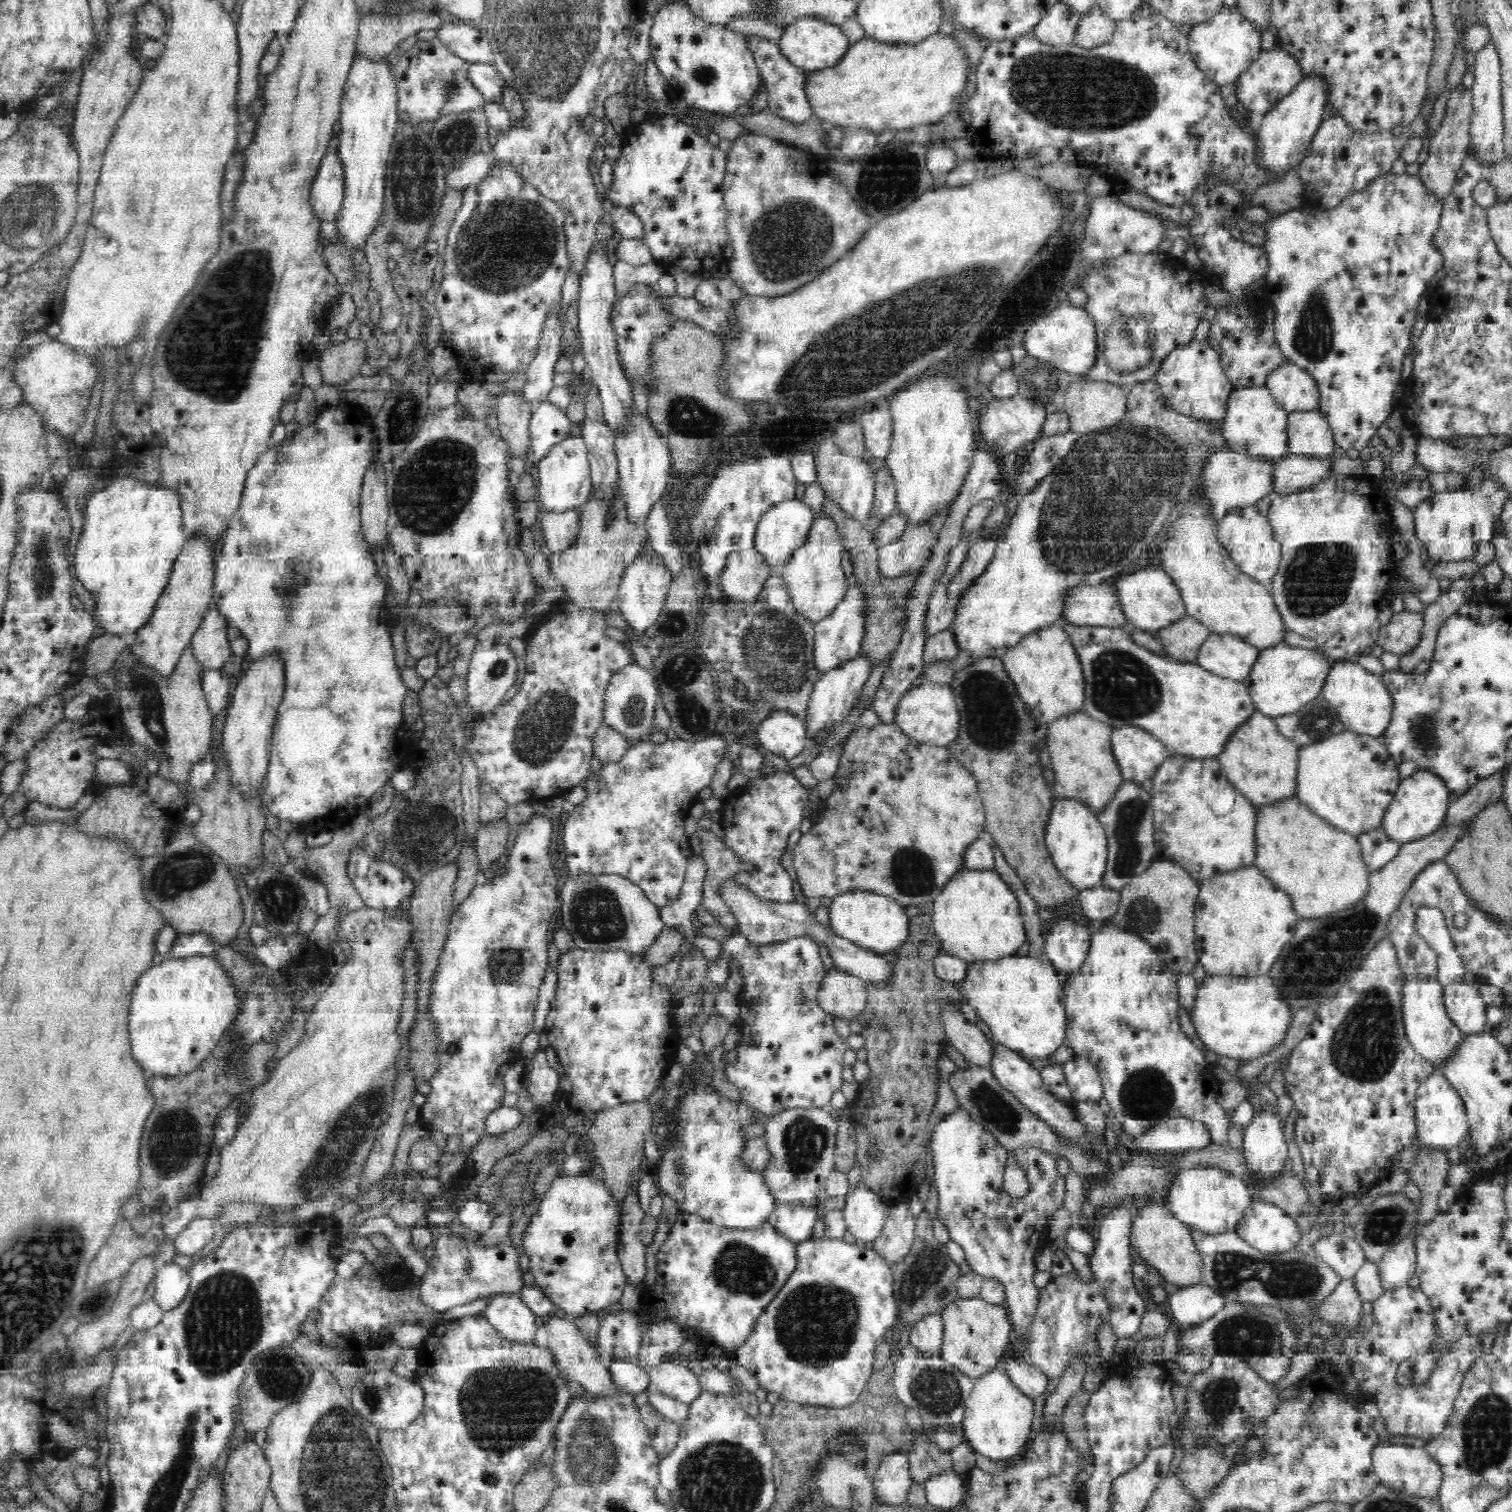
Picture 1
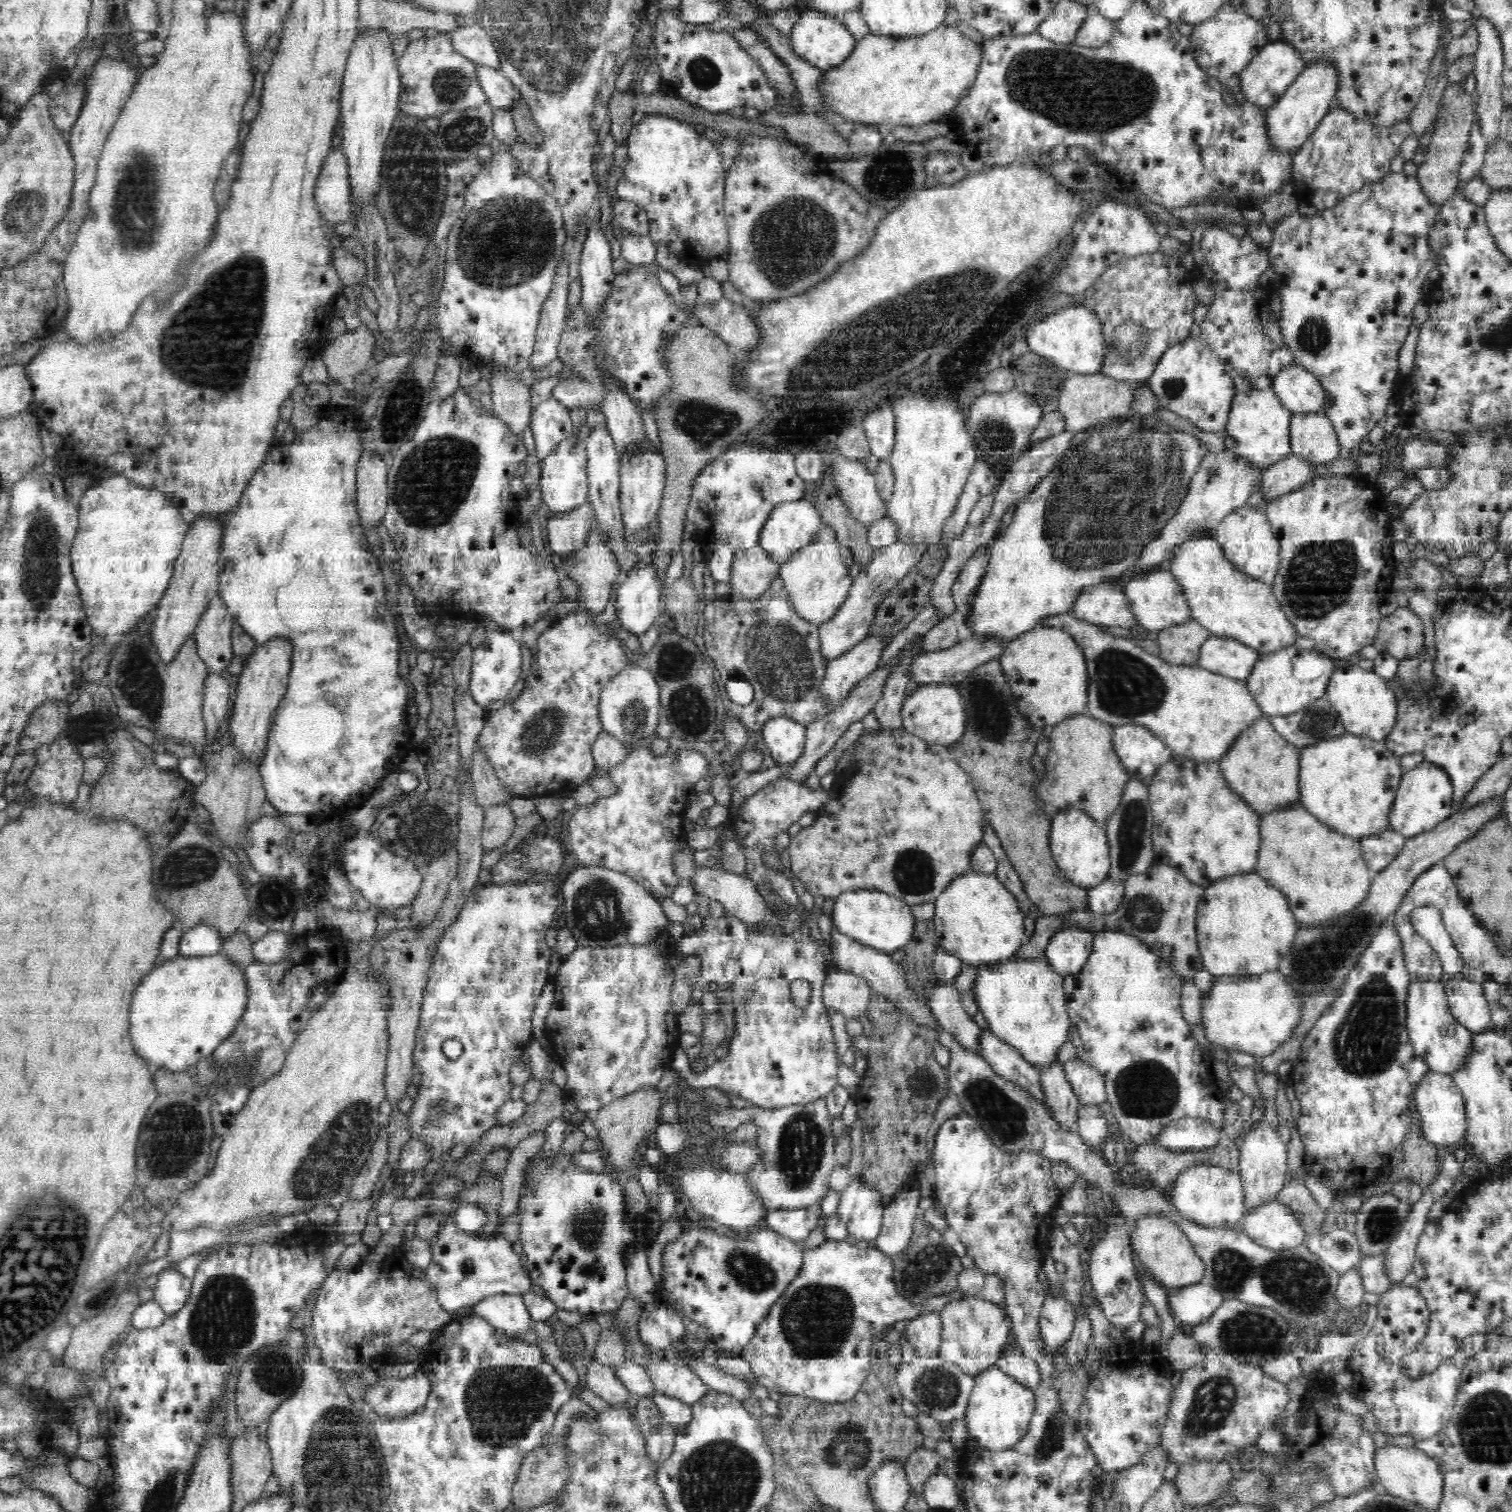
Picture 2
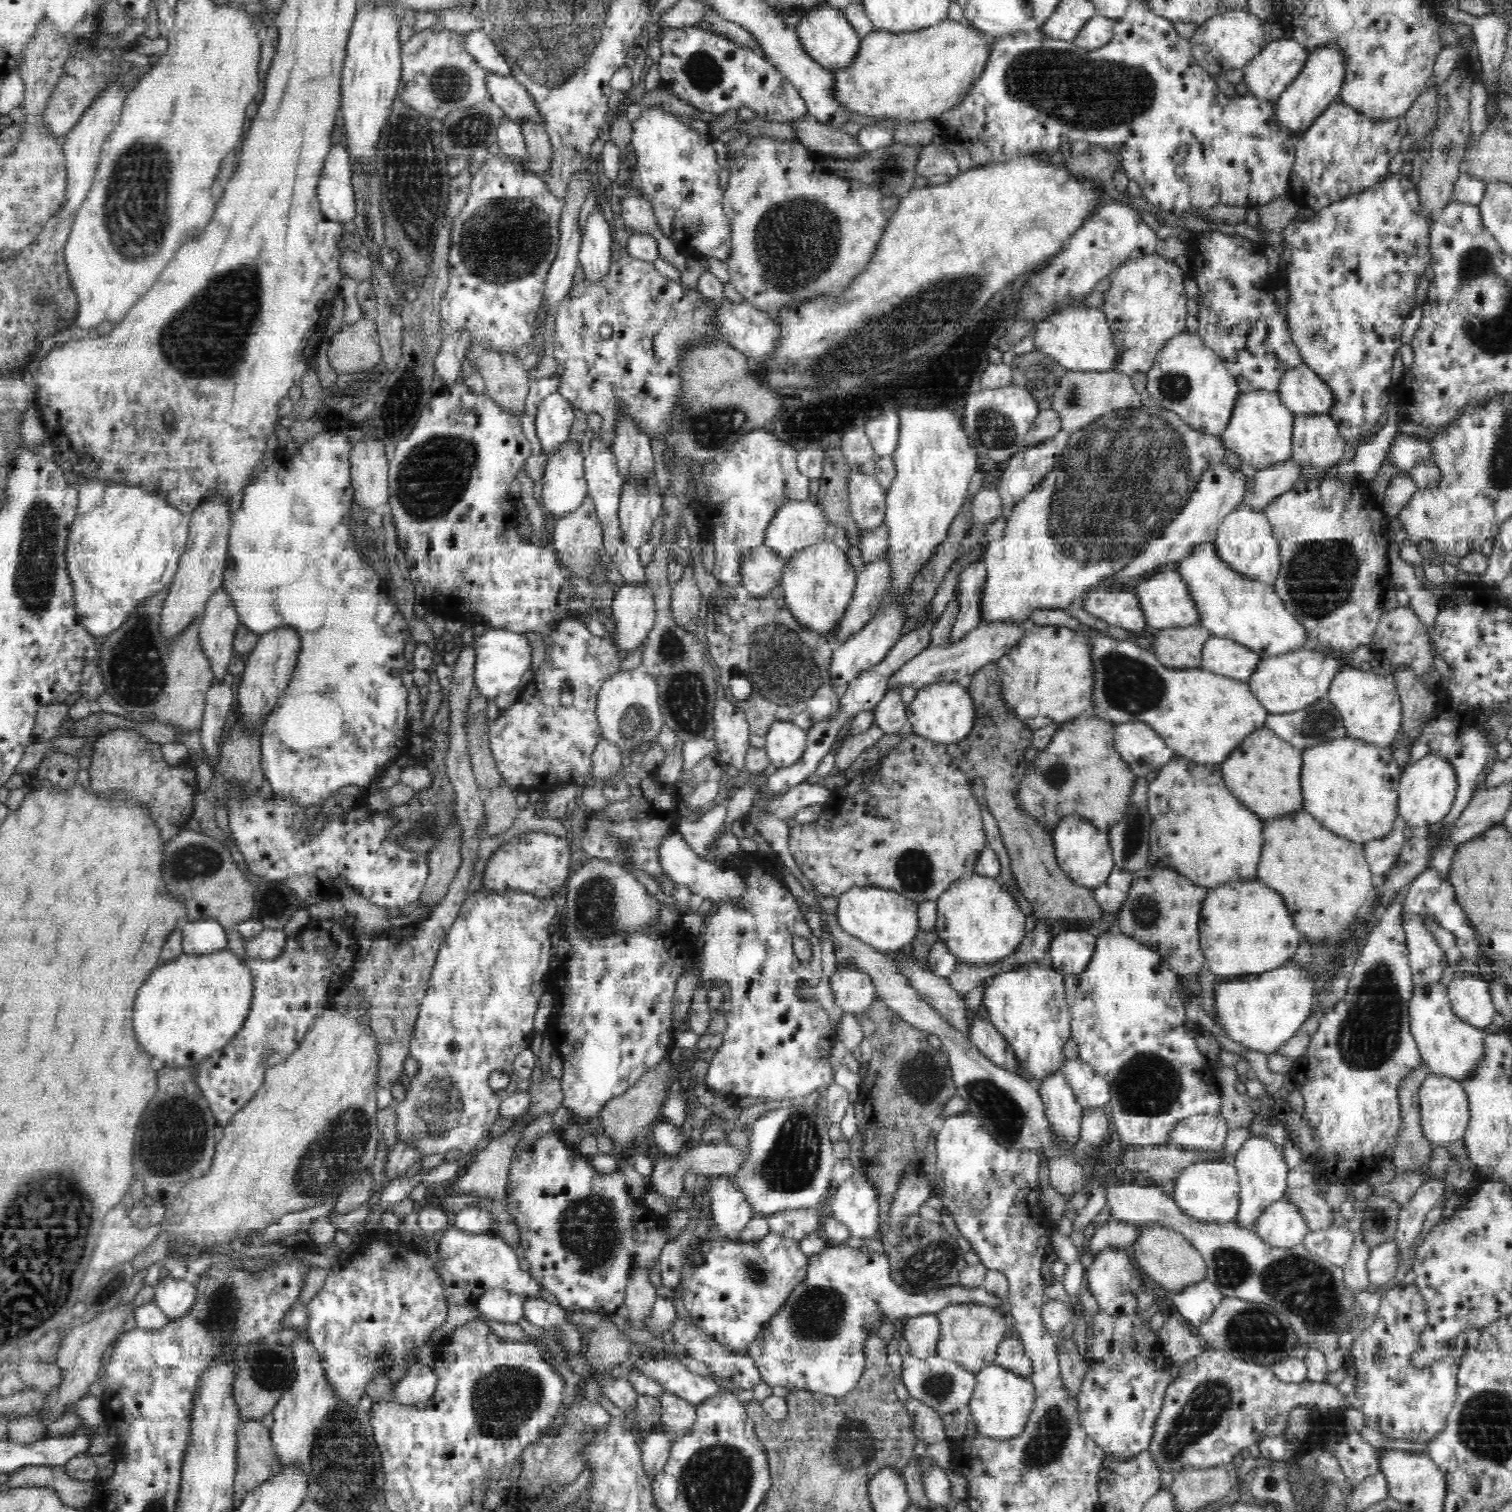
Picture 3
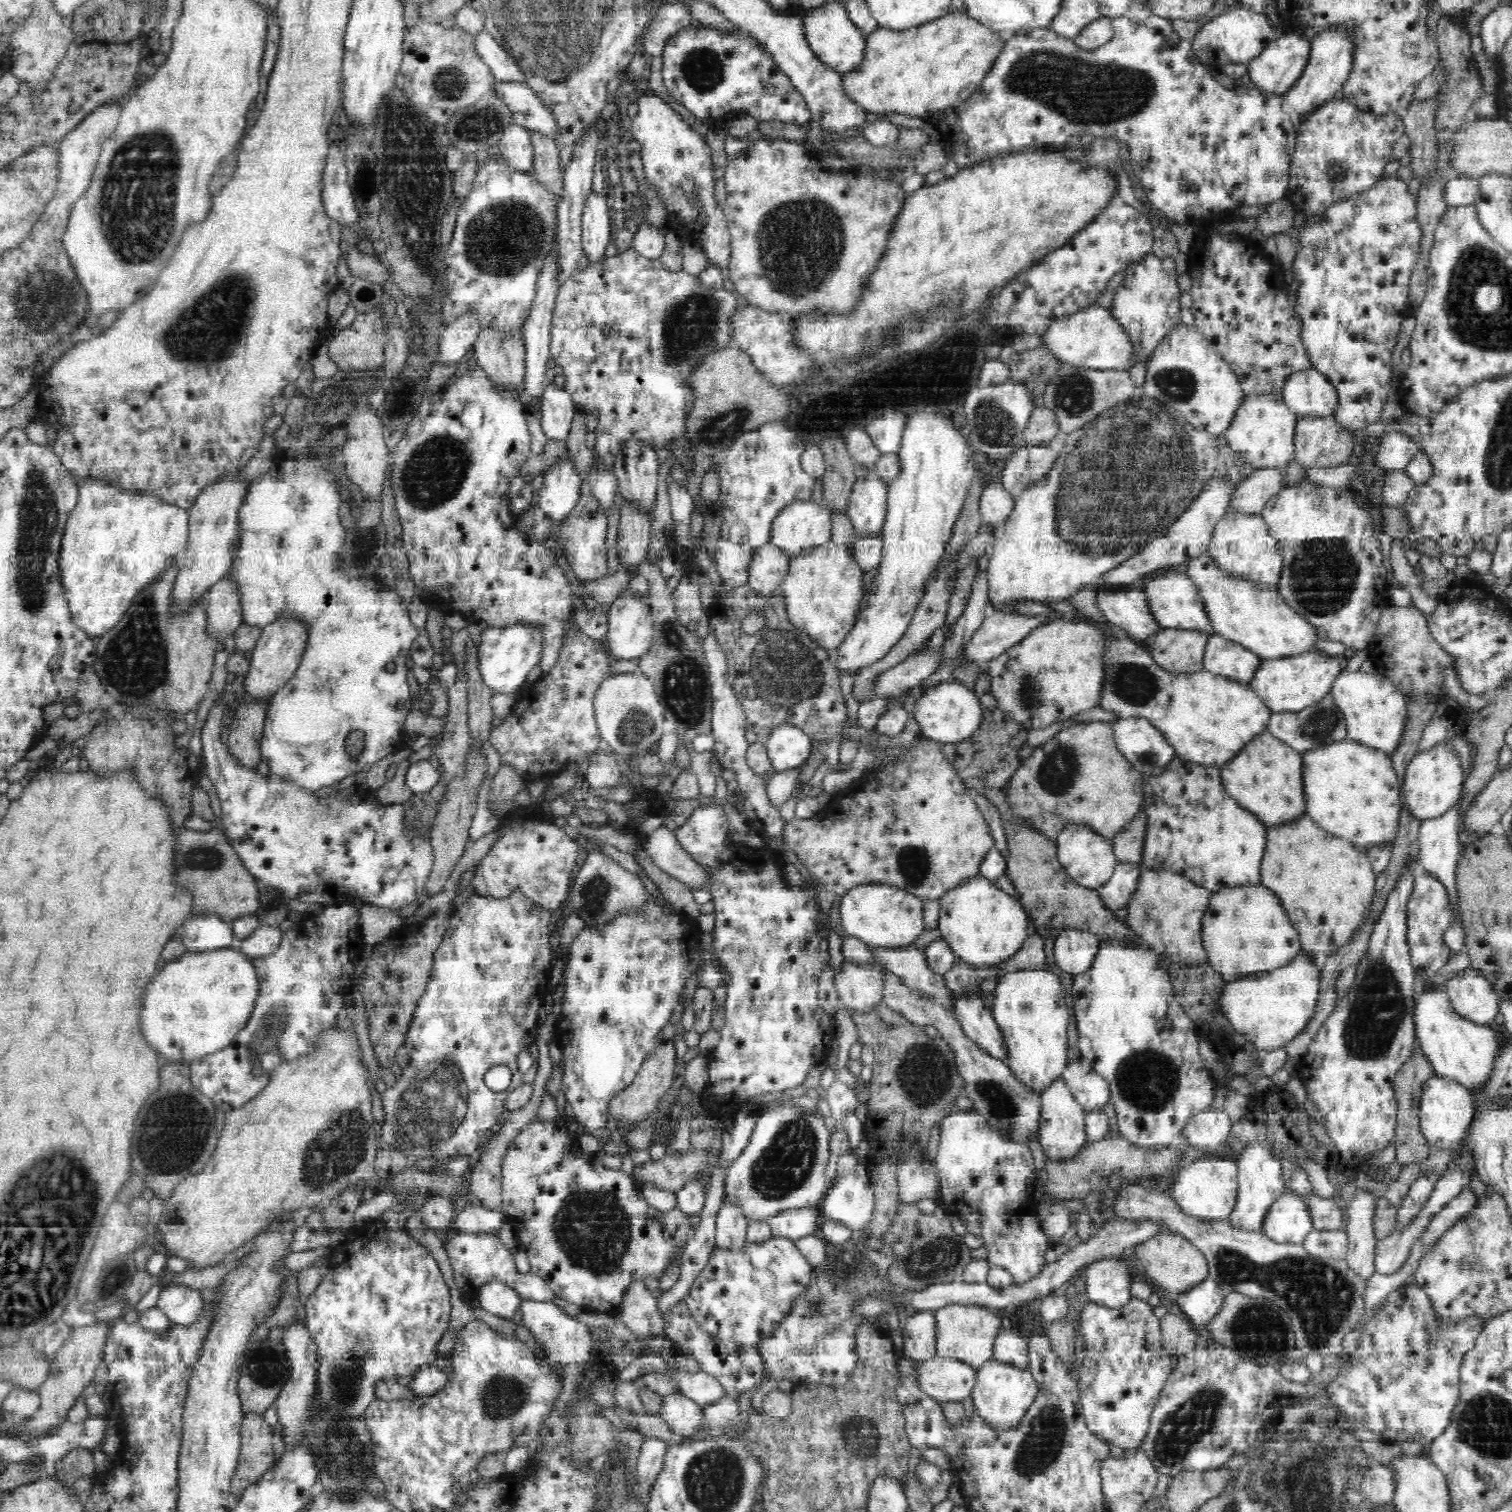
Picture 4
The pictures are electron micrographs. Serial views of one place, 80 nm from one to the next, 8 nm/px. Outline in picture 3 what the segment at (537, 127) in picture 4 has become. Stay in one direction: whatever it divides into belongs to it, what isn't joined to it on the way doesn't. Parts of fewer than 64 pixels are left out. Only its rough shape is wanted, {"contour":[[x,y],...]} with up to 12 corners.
{"contour":[[486,76],[506,117],[543,125],[530,93],[512,76]]}

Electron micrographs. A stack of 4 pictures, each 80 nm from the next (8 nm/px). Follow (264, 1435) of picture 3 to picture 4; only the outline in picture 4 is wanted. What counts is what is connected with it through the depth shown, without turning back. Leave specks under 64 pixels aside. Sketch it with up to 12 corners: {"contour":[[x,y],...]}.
{"contour":[[262,1414],[243,1417],[239,1460],[230,1478],[237,1499],[274,1464]]}

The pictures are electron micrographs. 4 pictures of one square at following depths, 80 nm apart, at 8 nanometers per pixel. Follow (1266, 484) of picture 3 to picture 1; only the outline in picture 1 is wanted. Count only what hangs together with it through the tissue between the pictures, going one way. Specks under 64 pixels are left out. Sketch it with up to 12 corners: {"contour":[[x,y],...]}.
{"contour":[[1288,453],[1271,473],[1274,496],[1321,484],[1334,458]]}

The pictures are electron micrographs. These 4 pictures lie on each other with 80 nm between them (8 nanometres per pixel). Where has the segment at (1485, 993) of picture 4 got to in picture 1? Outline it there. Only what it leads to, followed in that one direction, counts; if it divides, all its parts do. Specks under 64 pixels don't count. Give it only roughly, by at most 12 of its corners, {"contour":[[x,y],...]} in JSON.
{"contour":[[1464,981],[1443,991],[1446,1012],[1461,1032],[1483,1032],[1487,1004]]}

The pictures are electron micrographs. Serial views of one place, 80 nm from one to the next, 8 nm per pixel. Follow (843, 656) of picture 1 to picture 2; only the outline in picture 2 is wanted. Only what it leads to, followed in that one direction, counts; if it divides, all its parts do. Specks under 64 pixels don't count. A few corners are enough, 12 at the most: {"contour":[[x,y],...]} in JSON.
{"contour":[[932,545],[872,551],[836,615],[818,626],[828,662],[870,632],[884,595]]}

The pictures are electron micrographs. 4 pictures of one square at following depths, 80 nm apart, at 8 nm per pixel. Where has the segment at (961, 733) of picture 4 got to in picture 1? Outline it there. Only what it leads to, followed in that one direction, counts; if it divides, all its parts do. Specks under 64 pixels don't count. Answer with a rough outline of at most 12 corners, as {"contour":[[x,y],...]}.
{"contour":[[925,681],[901,696],[893,724],[942,747],[958,736],[950,685]]}

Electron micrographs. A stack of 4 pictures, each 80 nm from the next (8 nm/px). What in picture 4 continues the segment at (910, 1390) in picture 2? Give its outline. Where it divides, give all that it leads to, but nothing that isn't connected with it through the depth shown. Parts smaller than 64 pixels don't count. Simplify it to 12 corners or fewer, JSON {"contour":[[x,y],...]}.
{"contour":[[954,1358],[918,1362],[919,1385],[940,1406],[972,1395],[977,1369]]}

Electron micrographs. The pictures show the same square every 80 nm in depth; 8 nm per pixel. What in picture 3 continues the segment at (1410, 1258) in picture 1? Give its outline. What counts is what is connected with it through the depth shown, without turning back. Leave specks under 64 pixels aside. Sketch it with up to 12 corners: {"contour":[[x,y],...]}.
{"contour":[[1426,1180],[1402,1203],[1395,1236],[1401,1265],[1422,1232],[1426,1214],[1446,1192],[1444,1180]]}

